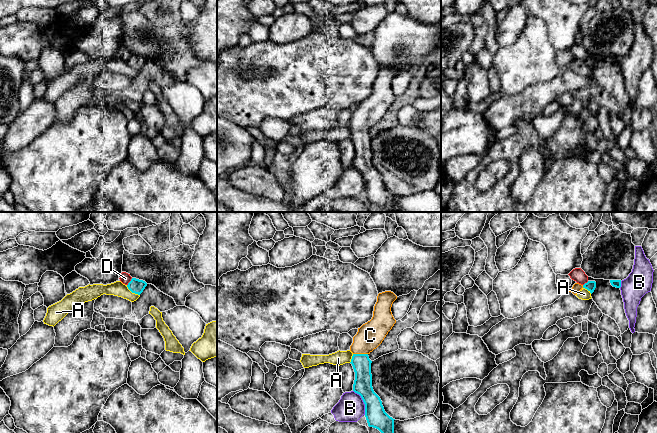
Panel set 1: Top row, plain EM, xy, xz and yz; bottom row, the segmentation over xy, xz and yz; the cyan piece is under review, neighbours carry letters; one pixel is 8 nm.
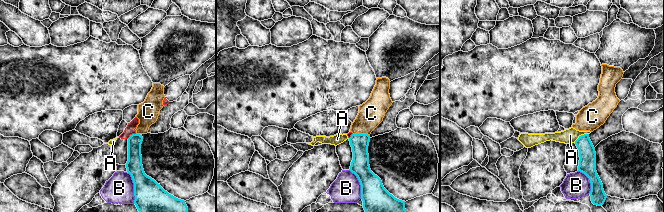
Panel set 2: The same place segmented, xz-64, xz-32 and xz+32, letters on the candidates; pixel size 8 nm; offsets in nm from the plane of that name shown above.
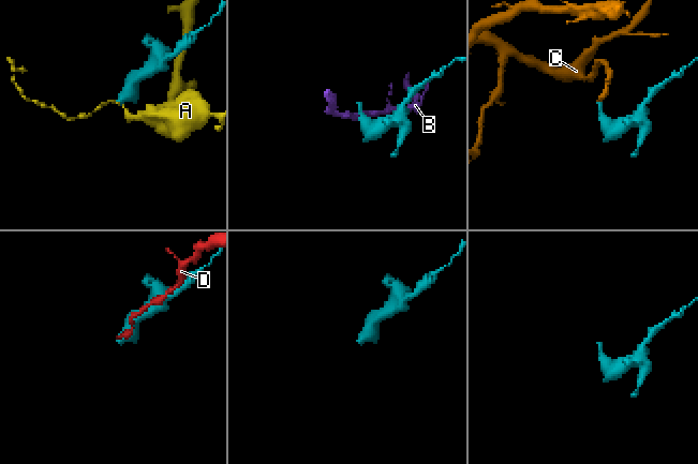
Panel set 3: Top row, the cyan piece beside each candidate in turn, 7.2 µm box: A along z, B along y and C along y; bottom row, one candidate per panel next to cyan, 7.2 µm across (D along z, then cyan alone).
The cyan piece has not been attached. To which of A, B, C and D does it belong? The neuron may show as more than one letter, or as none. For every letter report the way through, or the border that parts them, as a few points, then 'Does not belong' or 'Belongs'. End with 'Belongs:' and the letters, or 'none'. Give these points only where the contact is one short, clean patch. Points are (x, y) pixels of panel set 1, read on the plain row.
A: Boundary: xy (126, 61), (132, 68), (139, 71). Does not belong
B: Boundary: xz (353, 166), (360, 172), (364, 180), (365, 190). Does not belong
C: Belongs
D: Boundary: xy (132, 54), (127, 61). Does not belong
Belongs: C

